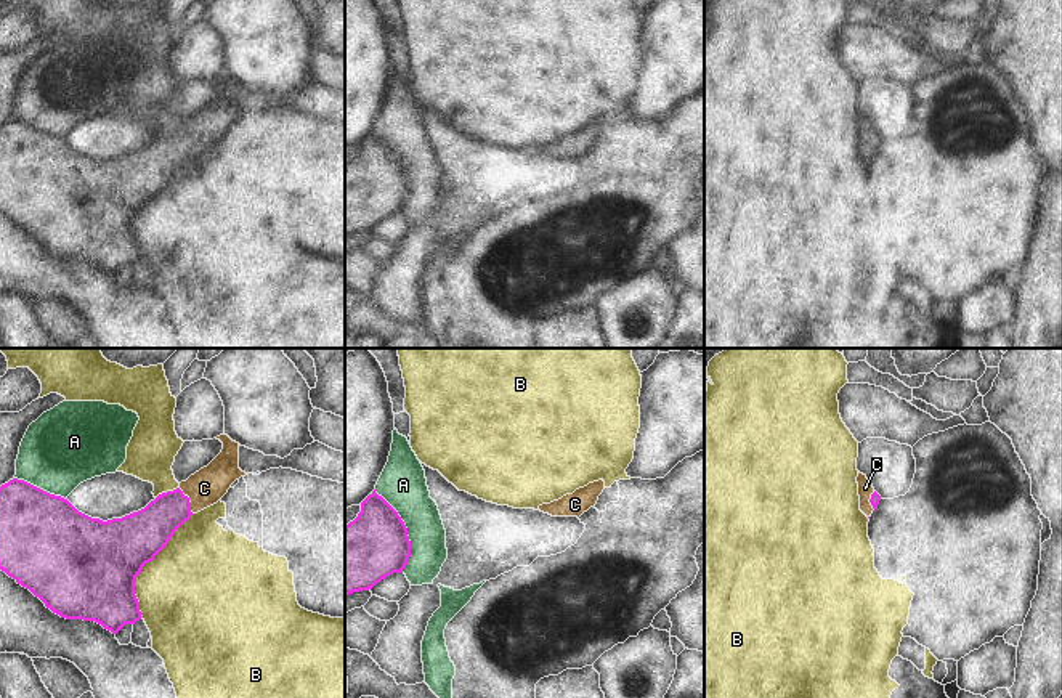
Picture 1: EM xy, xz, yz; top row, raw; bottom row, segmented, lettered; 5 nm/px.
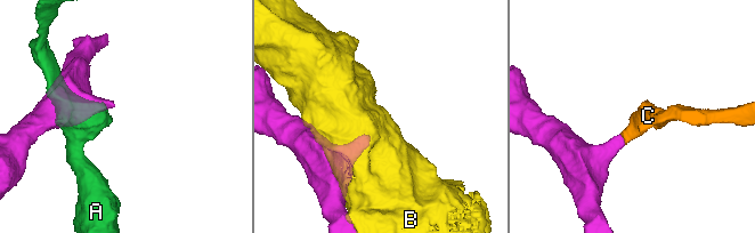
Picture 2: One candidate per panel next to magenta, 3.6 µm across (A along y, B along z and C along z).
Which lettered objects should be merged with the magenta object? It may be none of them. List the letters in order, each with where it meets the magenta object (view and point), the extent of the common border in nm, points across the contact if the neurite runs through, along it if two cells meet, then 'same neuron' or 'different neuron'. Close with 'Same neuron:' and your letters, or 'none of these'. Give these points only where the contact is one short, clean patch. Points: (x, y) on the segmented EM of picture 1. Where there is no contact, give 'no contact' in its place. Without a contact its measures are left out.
A: xz (406, 531) | 440 nm | different neuron
B: xy (145, 564) | 600 nm | different neuron
C: xy (188, 501) | 150 nm | across xy (148, 530), (170, 509), (188, 501), (204, 488) | same neuron
Same neuron: C

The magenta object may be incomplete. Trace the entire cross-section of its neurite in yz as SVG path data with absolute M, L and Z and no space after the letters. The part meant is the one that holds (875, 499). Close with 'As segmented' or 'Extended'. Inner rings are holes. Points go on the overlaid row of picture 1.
M858 472L857 477L858 483L858 496L860 496L860 510L871 517L871 513L878 509L878 504L881 501L881 496L874 491L873 485L866 478L866 475Z. Extended.

